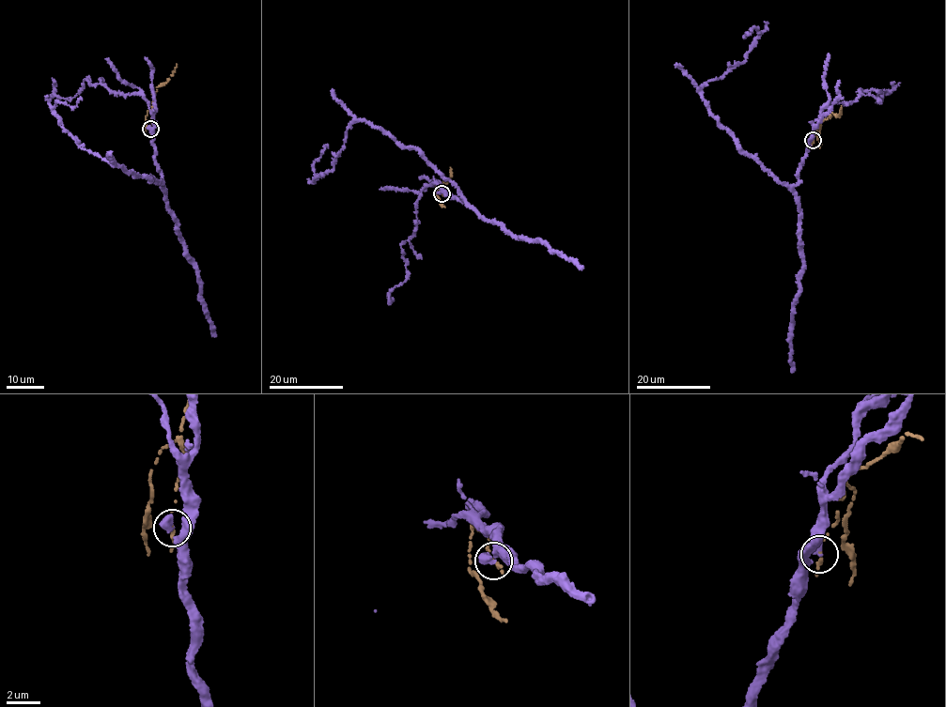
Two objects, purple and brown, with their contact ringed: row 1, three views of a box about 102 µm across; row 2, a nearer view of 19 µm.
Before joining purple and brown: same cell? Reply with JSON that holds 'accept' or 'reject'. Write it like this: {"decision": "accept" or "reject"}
{"decision": "reject"}

